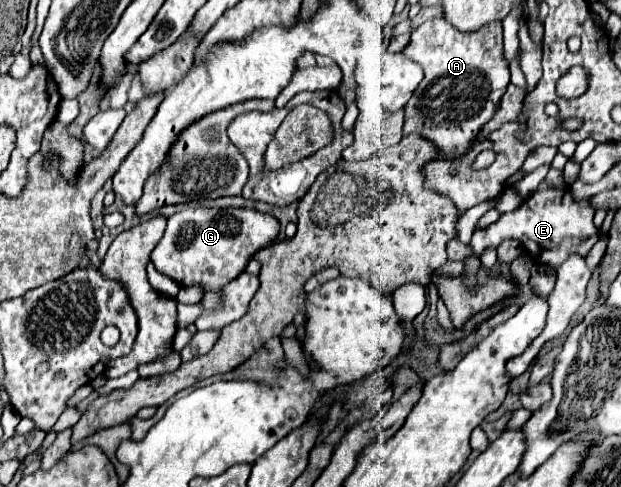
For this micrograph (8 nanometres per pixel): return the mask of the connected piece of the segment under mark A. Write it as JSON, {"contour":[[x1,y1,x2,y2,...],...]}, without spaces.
{"contour":[[434,18,410,34,410,42,402,54,418,62,424,70,424,80,404,106,404,136,418,134,430,140,438,148,438,156,464,154,484,124,496,114,510,82,510,70,502,50,502,24,492,22,476,32,464,34,444,18]]}

